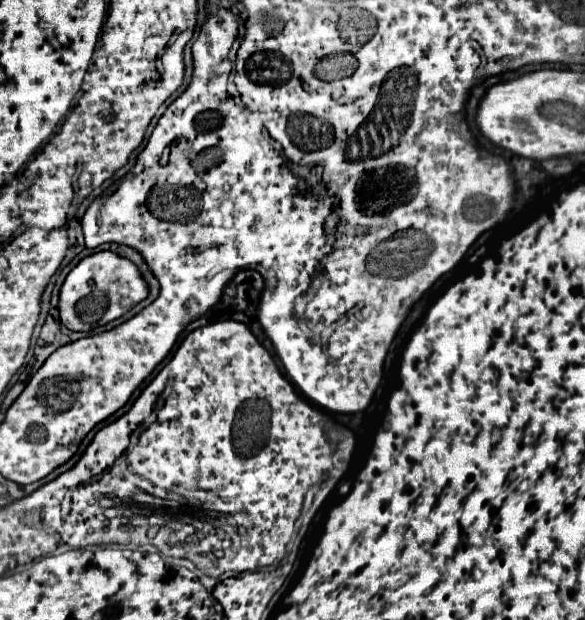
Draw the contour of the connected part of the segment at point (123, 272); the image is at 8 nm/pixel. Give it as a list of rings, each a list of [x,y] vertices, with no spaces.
[[[99,251],[81,259],[79,265],[69,271],[59,293],[59,319],[69,331],[95,331],[125,315],[145,297],[147,283],[139,269],[111,251]]]

